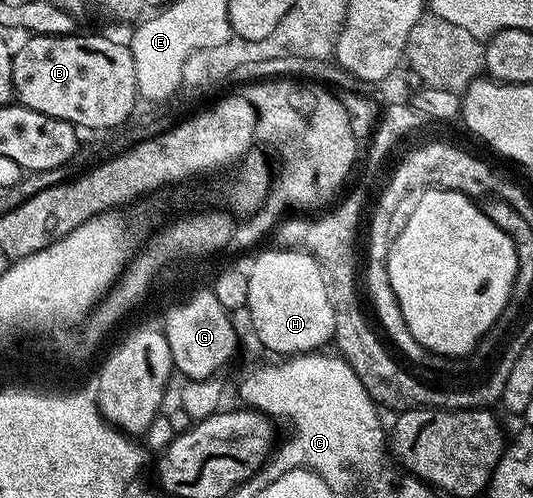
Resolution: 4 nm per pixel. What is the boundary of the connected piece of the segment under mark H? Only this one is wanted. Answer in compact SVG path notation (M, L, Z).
M271 249L272 251L257 250L256 256L252 259L252 264L246 270L246 278L248 280L248 305L246 315L252 318L252 327L256 330L256 335L260 338L260 343L268 351L273 351L273 356L287 357L289 355L306 355L309 353L319 352L321 349L333 342L336 330L334 329L334 309L330 305L330 297L326 297L326 289L324 288L324 278L320 272L320 267L316 263L316 259L312 255L307 255L305 251L297 251L295 249Z

